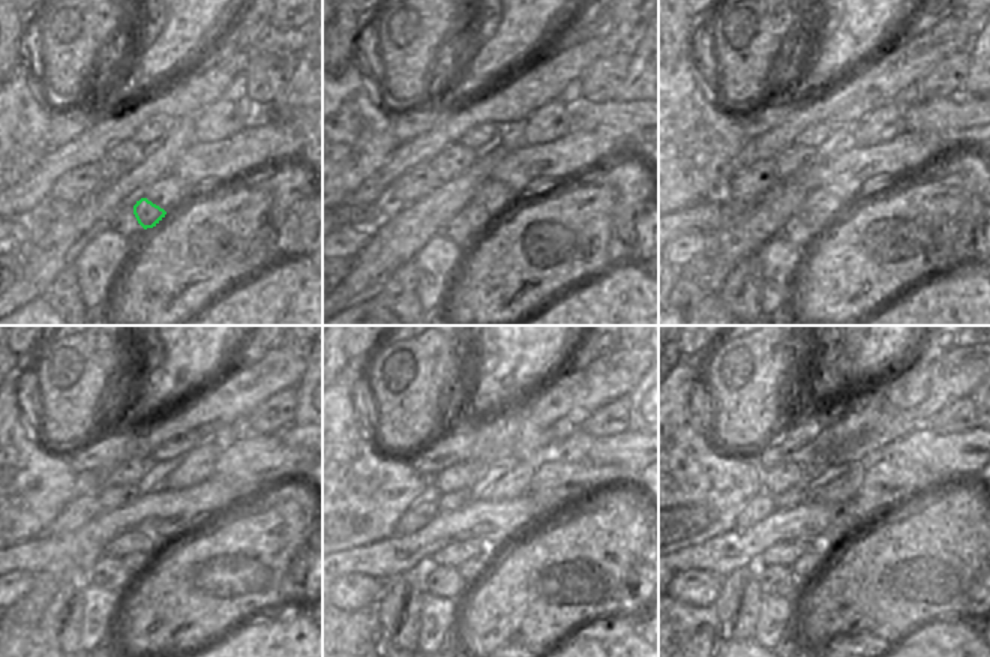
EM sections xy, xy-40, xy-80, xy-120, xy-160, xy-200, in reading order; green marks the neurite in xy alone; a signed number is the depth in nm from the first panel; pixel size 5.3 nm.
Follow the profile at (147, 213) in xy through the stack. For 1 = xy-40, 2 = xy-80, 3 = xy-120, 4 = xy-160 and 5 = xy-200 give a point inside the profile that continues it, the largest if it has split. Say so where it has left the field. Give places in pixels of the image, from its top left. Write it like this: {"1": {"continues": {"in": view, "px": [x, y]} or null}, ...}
{"1": {"continues": {"in": "xy-40", "px": [479, 218]}}, "2": {"continues": {"in": "xy-80", "px": [815, 221]}}, "3": {"continues": {"in": "xy-120", "px": [146, 558]}}, "4": {"continues": {"in": "xy-160", "px": [471, 570]}}, "5": {"continues": {"in": "xy-200", "px": [807, 567]}}}

